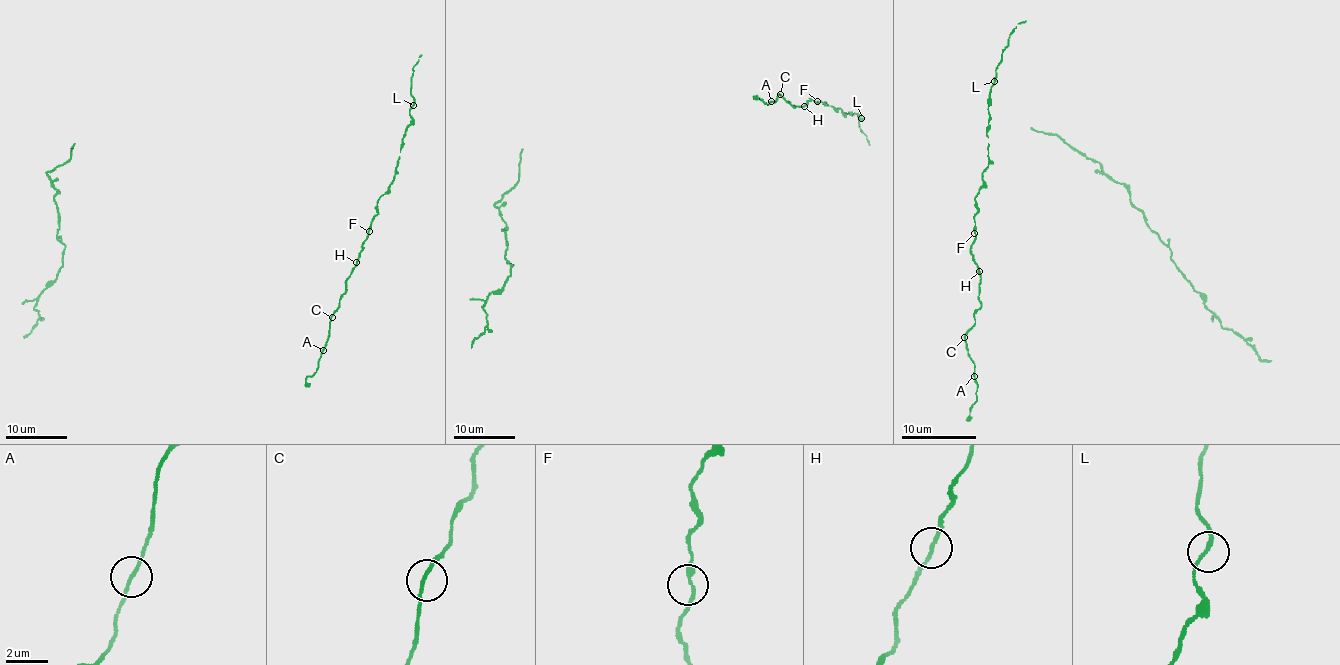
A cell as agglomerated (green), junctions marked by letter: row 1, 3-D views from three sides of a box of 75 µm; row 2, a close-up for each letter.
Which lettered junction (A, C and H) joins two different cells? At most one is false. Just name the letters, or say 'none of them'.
none of them

